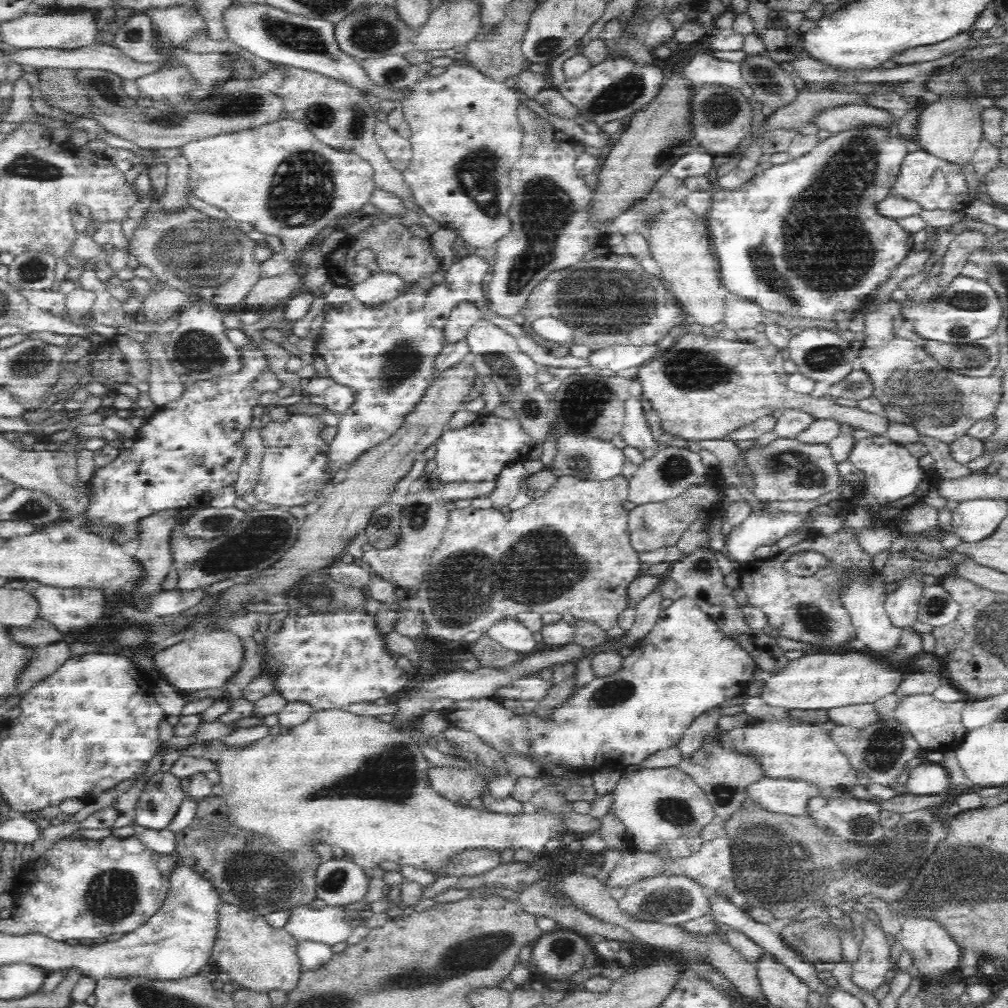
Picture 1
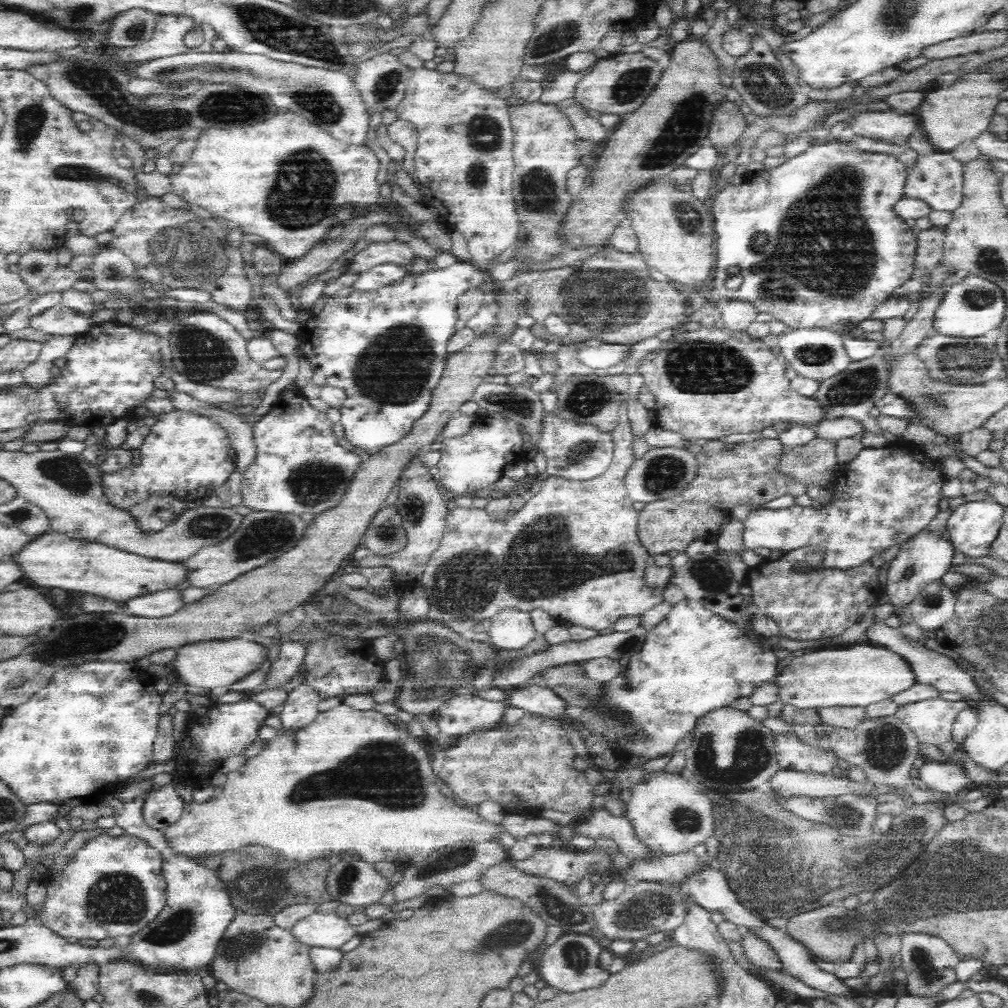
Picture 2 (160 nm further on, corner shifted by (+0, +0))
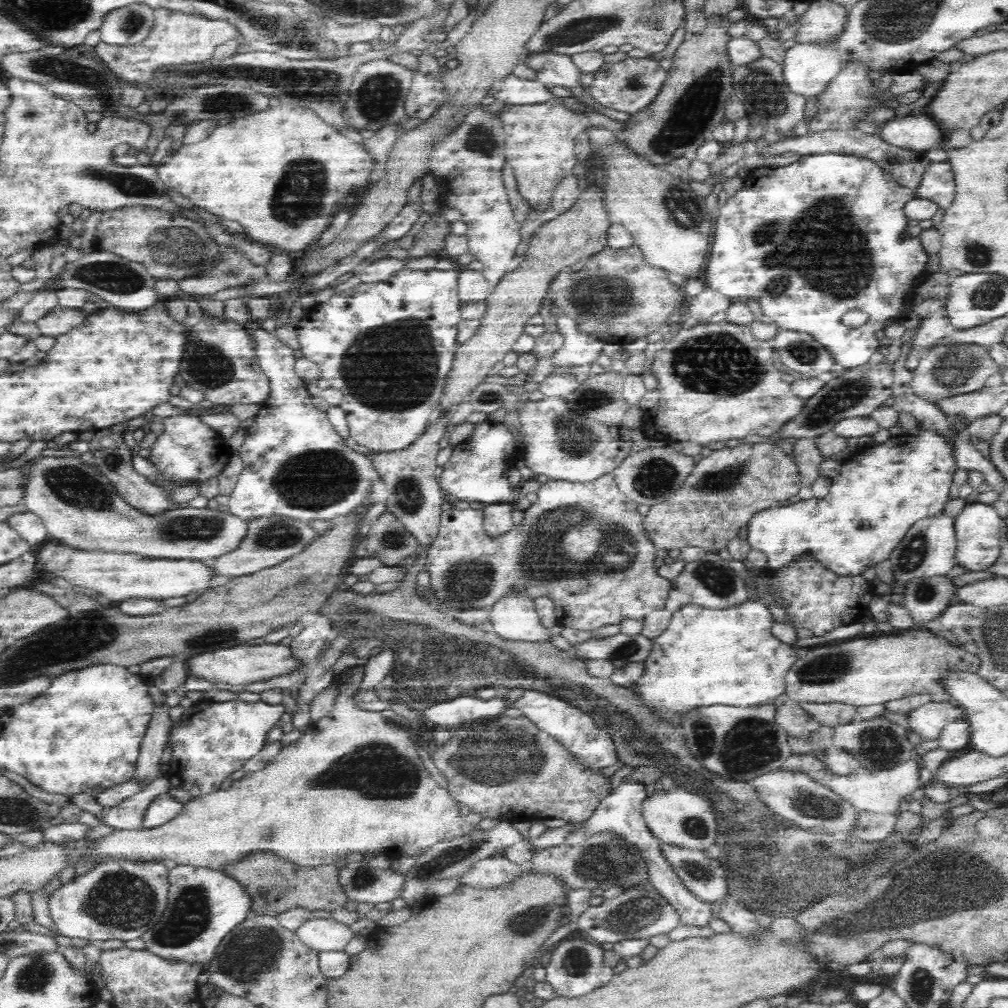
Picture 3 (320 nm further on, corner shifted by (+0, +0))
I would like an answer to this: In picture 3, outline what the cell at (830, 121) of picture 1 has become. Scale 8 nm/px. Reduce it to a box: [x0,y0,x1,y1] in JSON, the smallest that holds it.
[875,113,946,153]

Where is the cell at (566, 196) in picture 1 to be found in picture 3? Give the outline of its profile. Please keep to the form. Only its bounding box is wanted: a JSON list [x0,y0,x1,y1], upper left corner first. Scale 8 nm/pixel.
[501,97,625,215]

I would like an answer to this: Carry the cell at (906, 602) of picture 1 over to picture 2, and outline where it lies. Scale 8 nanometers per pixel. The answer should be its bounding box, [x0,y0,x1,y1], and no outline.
[883,530,953,609]

